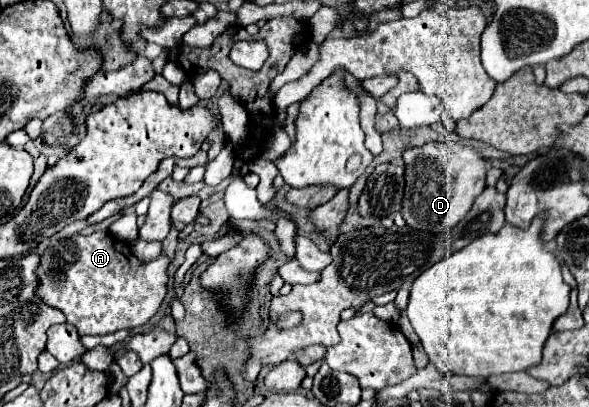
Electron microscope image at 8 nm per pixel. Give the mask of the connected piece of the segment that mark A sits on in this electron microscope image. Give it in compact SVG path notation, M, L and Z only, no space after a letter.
M95 231L91 235L75 235L71 239L61 239L43 251L39 265L41 287L39 295L51 307L57 307L65 313L67 321L77 327L79 335L109 335L119 329L133 329L147 323L159 309L165 291L167 291L167 257L157 257L155 261L139 261L131 245L113 237L109 231Z

